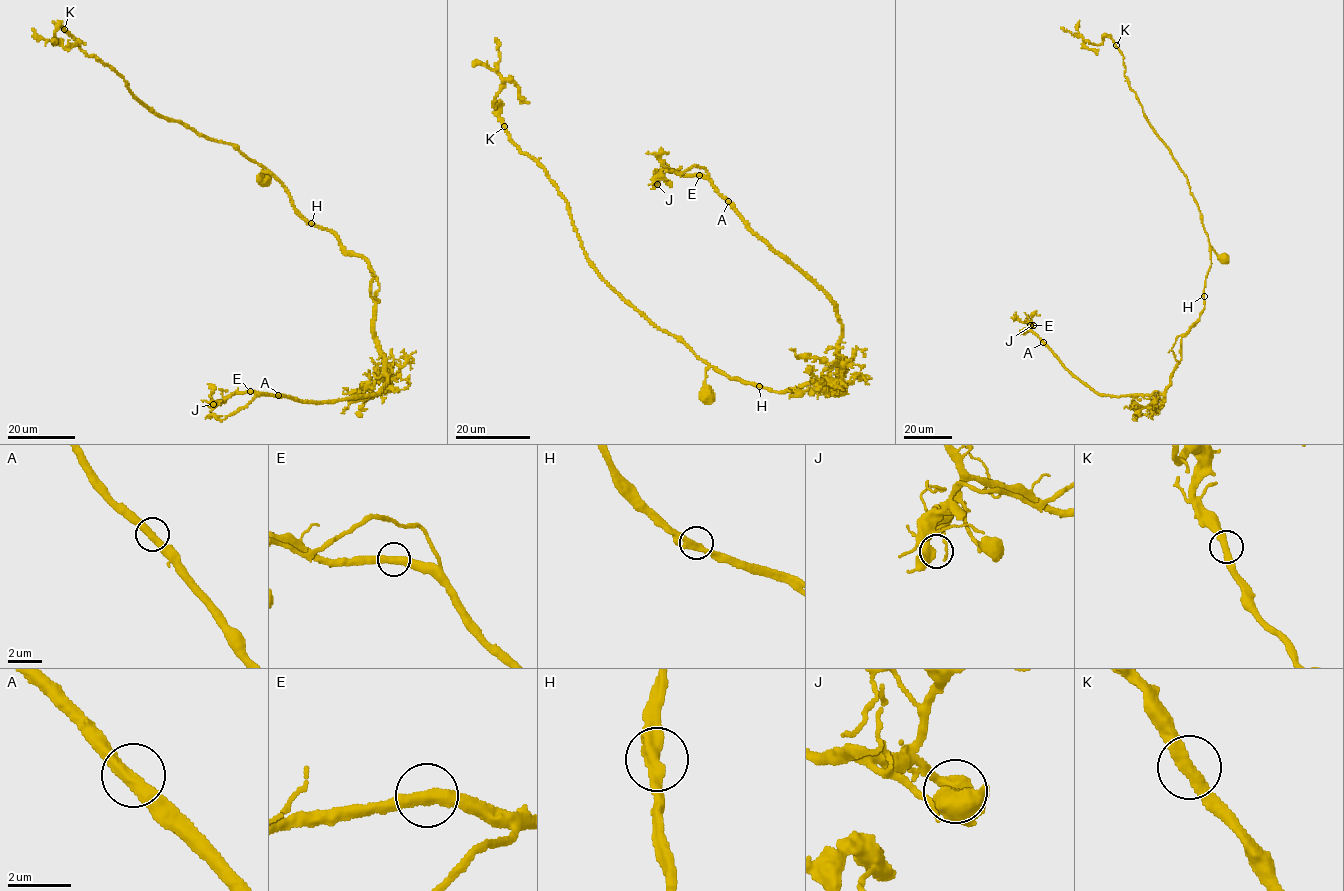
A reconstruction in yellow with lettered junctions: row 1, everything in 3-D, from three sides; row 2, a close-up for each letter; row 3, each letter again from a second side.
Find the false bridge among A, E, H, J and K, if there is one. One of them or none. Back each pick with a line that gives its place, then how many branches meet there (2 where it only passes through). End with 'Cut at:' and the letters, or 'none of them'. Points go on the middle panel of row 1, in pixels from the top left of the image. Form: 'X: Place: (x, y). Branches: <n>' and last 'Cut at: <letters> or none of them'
Cut at: none of them

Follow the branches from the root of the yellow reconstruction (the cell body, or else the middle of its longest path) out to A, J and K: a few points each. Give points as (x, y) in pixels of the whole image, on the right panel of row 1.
A: (1224, 259), (1209, 248), (1204, 309), (1182, 338), (1181, 358), (1162, 393), (1102, 395), (1070, 373), (1043, 342)
J: (1224, 259), (1209, 248), (1204, 309), (1182, 338), (1181, 358), (1160, 394), (1095, 392), (1024, 322), (1033, 325)
K: (1224, 259), (1209, 247), (1202, 216), (1188, 180), (1147, 120), (1124, 74), (1123, 57), (1116, 45)

